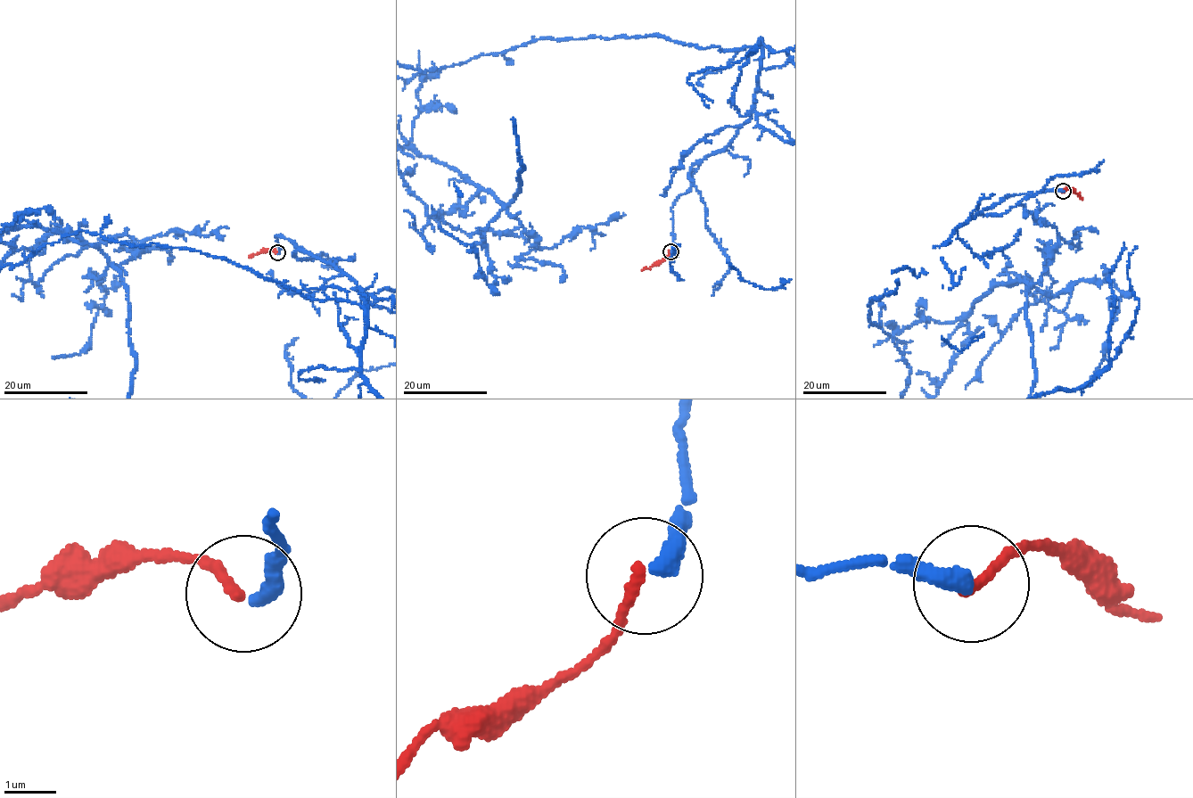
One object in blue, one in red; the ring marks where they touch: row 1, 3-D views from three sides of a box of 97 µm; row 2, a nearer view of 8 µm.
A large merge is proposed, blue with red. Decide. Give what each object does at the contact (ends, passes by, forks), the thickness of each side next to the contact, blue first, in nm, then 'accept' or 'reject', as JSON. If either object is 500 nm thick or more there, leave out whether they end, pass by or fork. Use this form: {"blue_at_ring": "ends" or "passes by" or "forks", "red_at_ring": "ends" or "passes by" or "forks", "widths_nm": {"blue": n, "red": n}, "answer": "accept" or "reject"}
{"blue_at_ring": "ends", "red_at_ring": "ends", "widths_nm": {"blue": 340, "red": 200}, "answer": "accept"}

